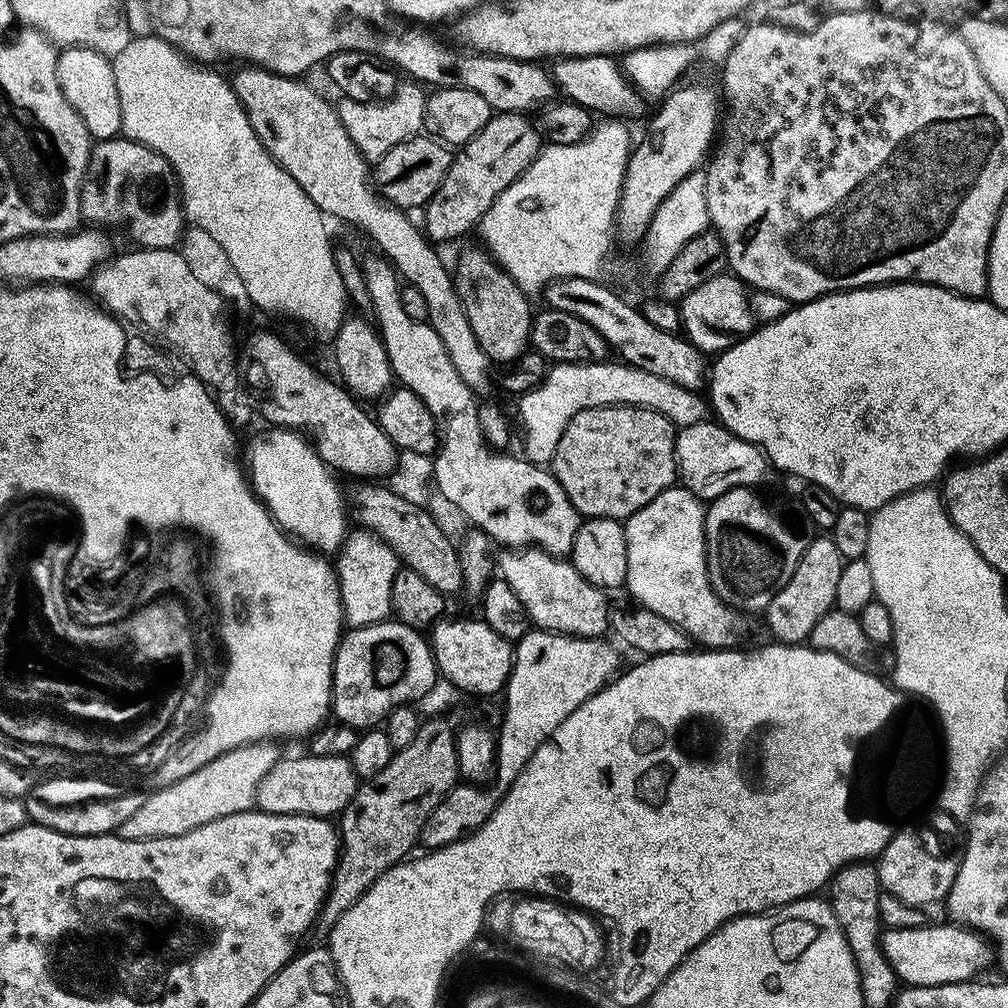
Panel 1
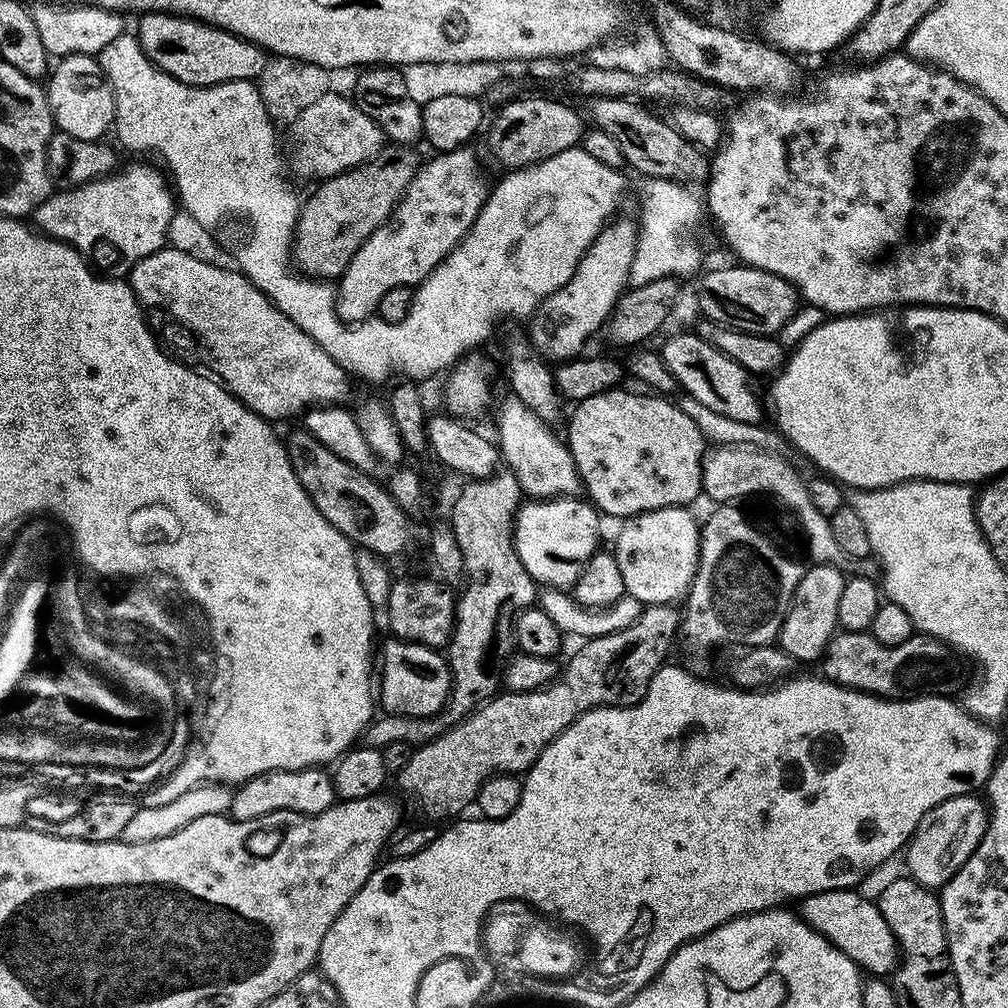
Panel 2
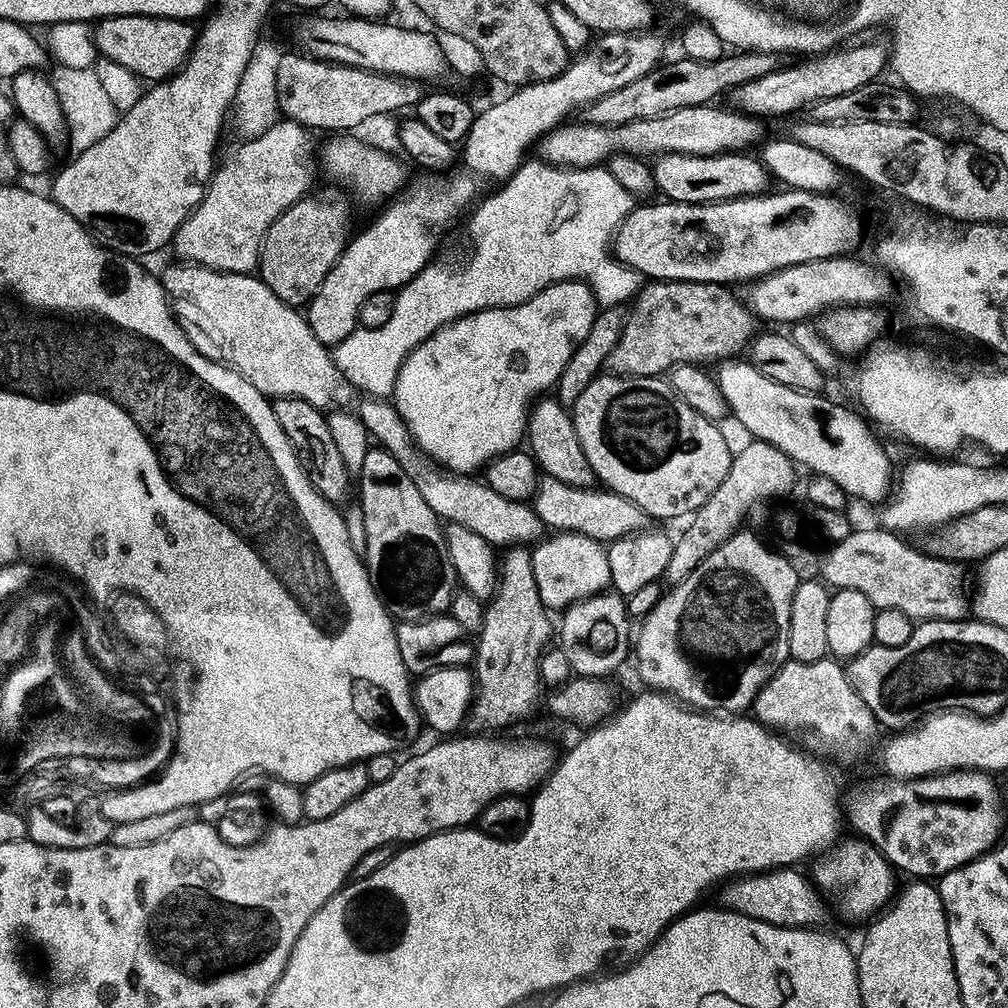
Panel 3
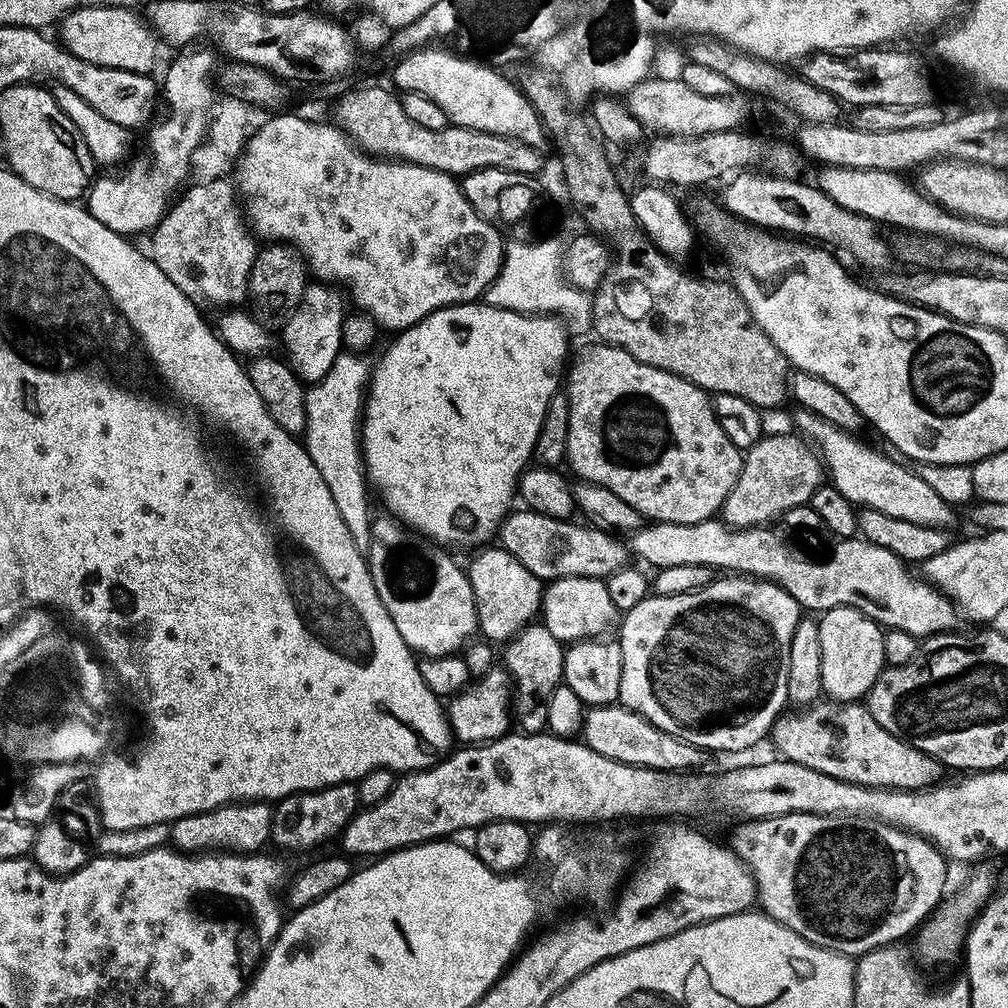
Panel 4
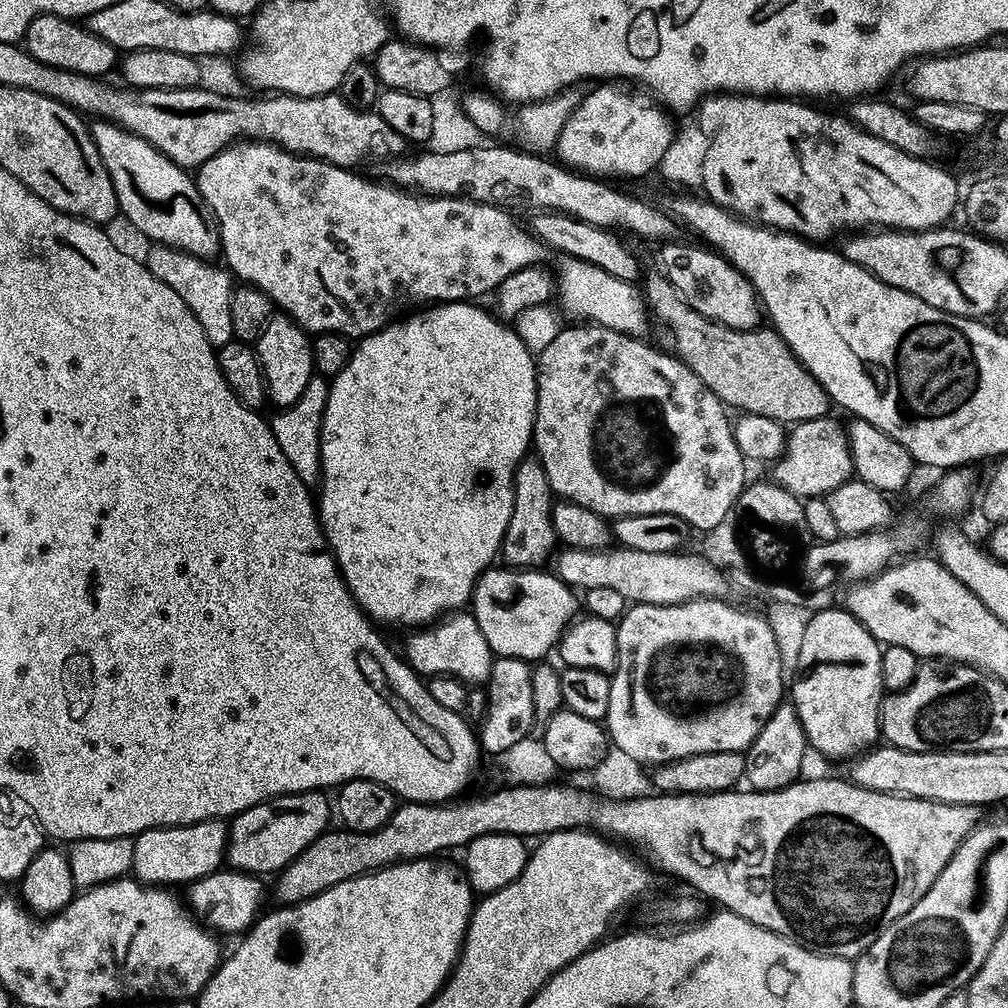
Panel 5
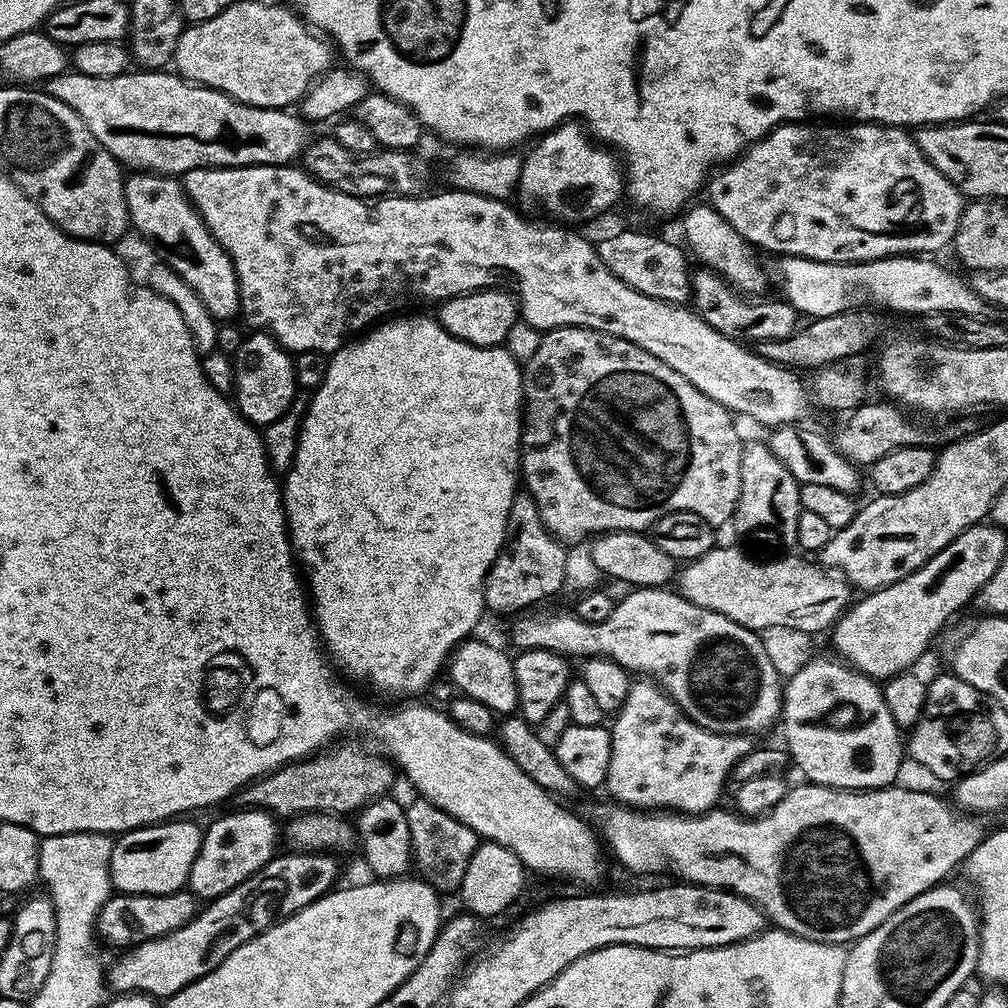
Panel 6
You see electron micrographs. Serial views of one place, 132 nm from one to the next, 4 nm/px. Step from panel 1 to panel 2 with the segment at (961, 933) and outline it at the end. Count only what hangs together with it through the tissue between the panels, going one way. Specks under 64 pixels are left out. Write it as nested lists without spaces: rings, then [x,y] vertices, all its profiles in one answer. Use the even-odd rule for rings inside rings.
[[[839,888],[805,896],[799,901],[798,915],[836,948],[842,950],[865,973],[874,976],[889,975],[888,972],[900,960],[896,936],[882,917],[879,905],[873,899],[863,900],[858,893],[859,891],[851,888]]]

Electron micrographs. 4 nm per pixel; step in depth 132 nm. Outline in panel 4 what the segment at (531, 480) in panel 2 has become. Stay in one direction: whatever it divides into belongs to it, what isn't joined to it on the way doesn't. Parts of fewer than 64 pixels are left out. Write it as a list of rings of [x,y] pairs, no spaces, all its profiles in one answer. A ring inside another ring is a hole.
[[[713,518],[710,520],[703,520],[702,522],[694,522],[693,524],[662,524],[659,522],[648,522],[643,526],[636,529],[635,532],[631,533],[630,536],[630,552],[633,557],[641,556],[648,564],[653,564],[653,569],[659,570],[665,568],[666,566],[690,566],[691,564],[705,564],[706,567],[713,570],[719,570],[719,568],[724,568],[720,570],[727,570],[732,574],[747,574],[753,578],[759,578],[761,580],[771,580],[780,585],[781,588],[787,590],[792,597],[794,597],[798,603],[800,603],[801,609],[807,610],[808,608],[812,614],[823,614],[829,612],[831,608],[856,608],[862,614],[866,614],[866,618],[870,618],[876,624],[880,625],[881,628],[885,630],[891,630],[897,628],[898,630],[906,630],[906,634],[917,638],[923,638],[932,635],[933,632],[950,632],[957,627],[956,616],[958,617],[958,609],[949,600],[947,596],[938,588],[933,588],[927,580],[921,578],[919,575],[916,576],[911,572],[909,565],[905,561],[901,560],[900,557],[895,556],[890,550],[886,550],[882,546],[877,544],[871,544],[868,540],[863,538],[840,538],[835,541],[836,545],[832,548],[832,556],[828,556],[825,560],[811,560],[808,556],[803,556],[800,552],[795,552],[782,537],[776,532],[771,532],[771,527],[759,526],[759,527],[748,527],[748,528],[736,528],[729,527],[728,524],[724,522],[723,519]]]

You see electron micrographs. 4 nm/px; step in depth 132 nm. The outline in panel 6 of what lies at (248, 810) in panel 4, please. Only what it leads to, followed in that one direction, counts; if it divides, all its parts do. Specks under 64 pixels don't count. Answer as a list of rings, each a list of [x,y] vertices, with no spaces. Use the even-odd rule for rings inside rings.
[[[173,818],[117,835],[113,846],[113,857],[110,858],[113,889],[117,893],[130,895],[170,895],[181,891],[188,883],[188,875],[194,866],[195,856],[202,846],[204,836],[201,825],[196,825],[192,820],[195,819]]]

